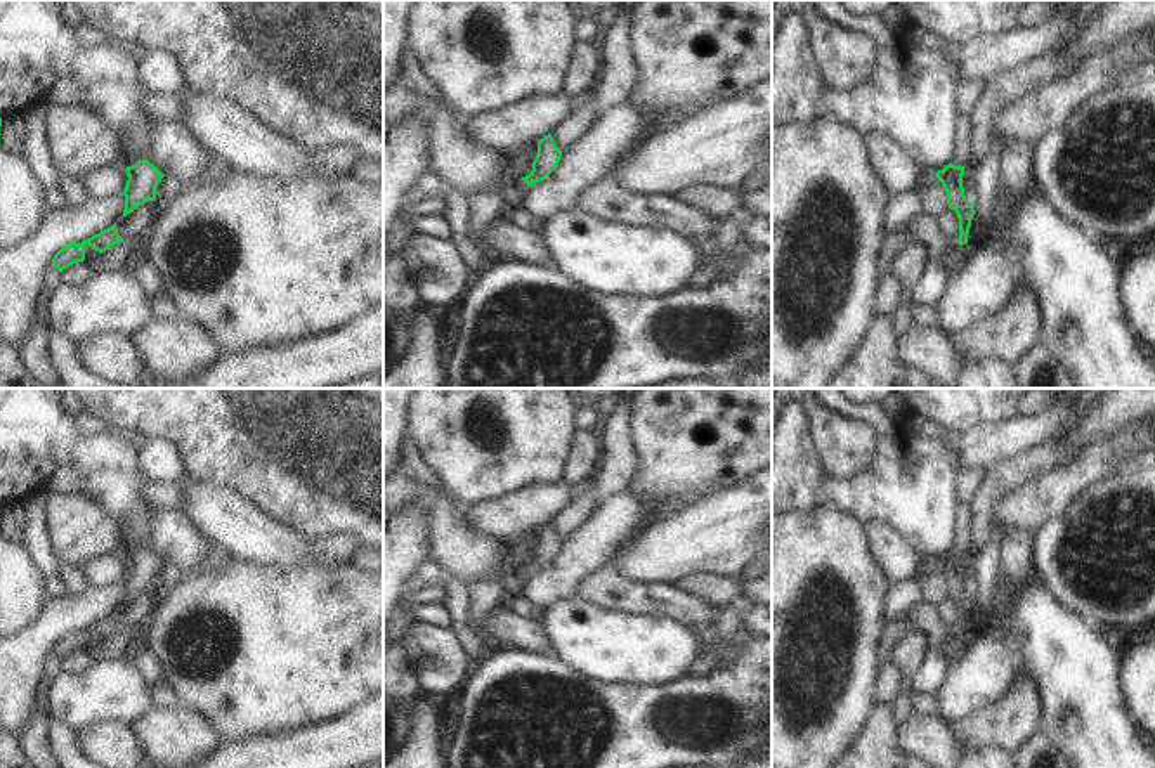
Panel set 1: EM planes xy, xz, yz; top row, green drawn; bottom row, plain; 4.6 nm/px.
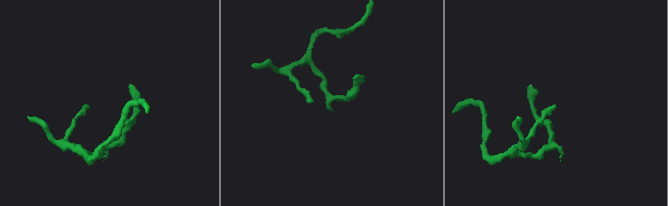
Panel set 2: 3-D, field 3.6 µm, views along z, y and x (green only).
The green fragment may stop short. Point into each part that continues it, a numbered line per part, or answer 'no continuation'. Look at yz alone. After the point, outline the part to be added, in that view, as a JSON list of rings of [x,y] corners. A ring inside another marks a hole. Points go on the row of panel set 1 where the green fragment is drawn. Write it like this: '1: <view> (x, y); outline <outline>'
1: yz (963, 125); outline [[[957,113],[956,121],[956,151],[952,158],[952,165],[962,166],[969,159],[969,147],[971,147],[971,120],[969,114]]]

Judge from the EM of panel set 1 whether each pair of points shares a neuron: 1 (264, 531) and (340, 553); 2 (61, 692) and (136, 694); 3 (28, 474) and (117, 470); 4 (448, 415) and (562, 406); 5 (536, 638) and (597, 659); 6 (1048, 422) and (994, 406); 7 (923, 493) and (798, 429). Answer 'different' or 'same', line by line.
1: same
2: same
3: same
4: same
5: different
6: different
7: same

